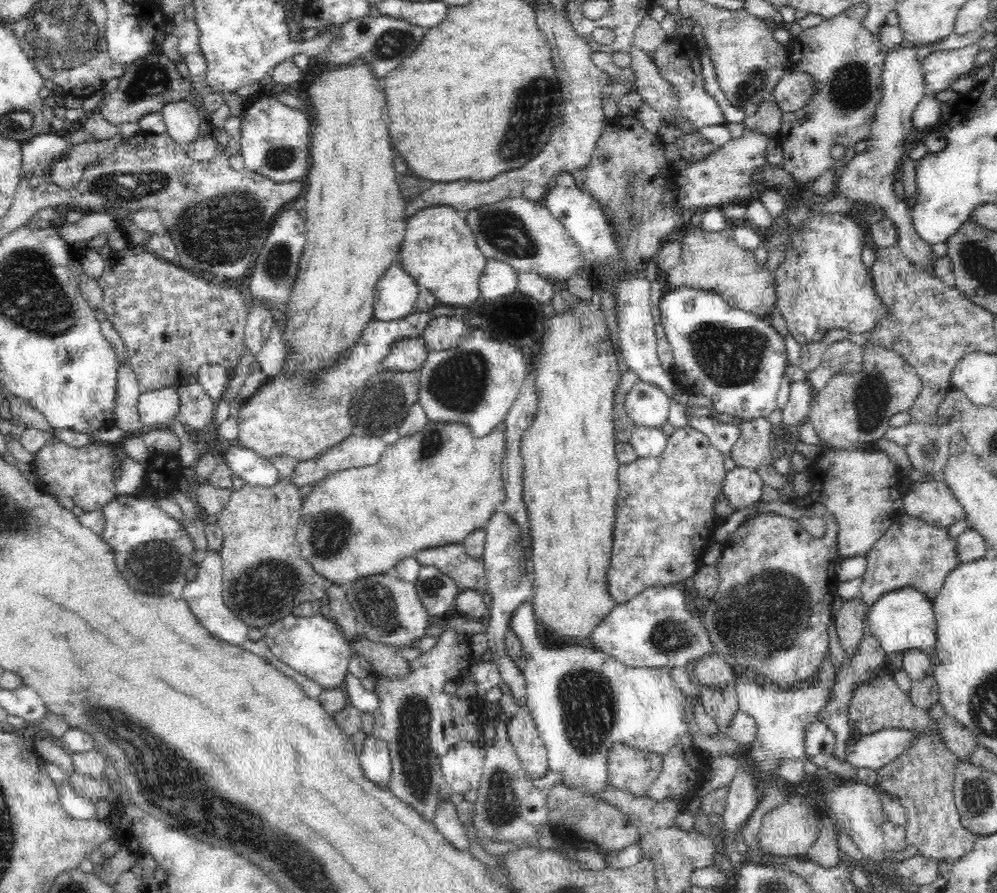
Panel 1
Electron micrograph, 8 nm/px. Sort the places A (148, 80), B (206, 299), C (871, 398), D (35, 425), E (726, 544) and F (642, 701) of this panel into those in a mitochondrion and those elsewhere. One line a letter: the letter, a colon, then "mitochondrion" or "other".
A: mitochondrion
B: other
C: mitochondrion
D: other
E: other
F: other

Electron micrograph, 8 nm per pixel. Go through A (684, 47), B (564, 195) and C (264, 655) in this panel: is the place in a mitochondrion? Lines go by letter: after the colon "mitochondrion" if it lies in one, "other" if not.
A: other
B: other
C: other

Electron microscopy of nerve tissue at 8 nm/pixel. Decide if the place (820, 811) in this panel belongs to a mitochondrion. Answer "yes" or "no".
no

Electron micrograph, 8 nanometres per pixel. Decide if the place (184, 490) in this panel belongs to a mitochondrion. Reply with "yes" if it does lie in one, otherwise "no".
no

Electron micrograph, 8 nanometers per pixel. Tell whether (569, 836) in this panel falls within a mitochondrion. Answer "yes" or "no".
no

